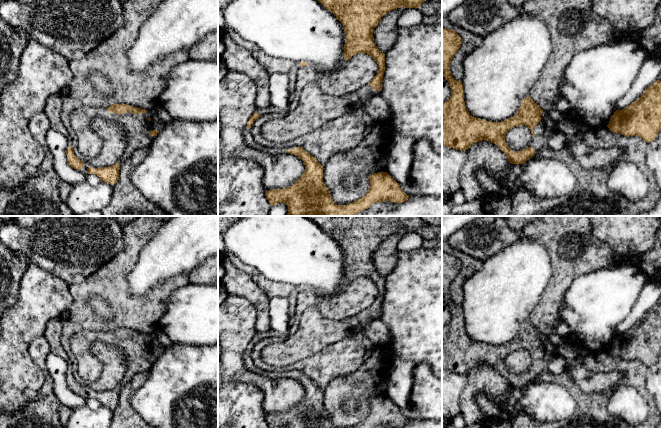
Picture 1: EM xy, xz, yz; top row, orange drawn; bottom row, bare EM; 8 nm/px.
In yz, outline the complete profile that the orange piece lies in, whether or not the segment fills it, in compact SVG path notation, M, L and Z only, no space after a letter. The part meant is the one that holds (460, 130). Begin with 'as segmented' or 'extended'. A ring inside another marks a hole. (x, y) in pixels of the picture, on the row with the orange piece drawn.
extended; M442 28L442 76L448 81L451 88L450 98L442 103L442 145L466 151L474 143L486 140L496 144L499 149L506 154L509 163L524 164L538 151L548 146L549 136L556 128L553 120L547 112L543 111L537 103L530 98L530 96L527 96L522 100L520 109L513 117L501 122L486 121L470 115L465 106L462 81L455 80L450 72L451 59L459 50L461 44L462 39L454 30ZM522 125L525 125L530 129L533 137L533 147L527 147L522 151L513 152L505 141L505 135L510 129Z

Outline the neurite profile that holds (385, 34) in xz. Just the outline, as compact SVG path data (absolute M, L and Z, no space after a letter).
M400 7L388 12L374 28L374 44L384 54L391 50L397 42L399 29L398 19L403 10L404 7Z

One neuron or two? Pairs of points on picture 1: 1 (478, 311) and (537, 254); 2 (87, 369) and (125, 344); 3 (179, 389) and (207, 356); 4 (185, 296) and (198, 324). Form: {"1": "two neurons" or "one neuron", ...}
{"1": "one neuron", "2": "one neuron", "3": "one neuron", "4": "one neuron"}

